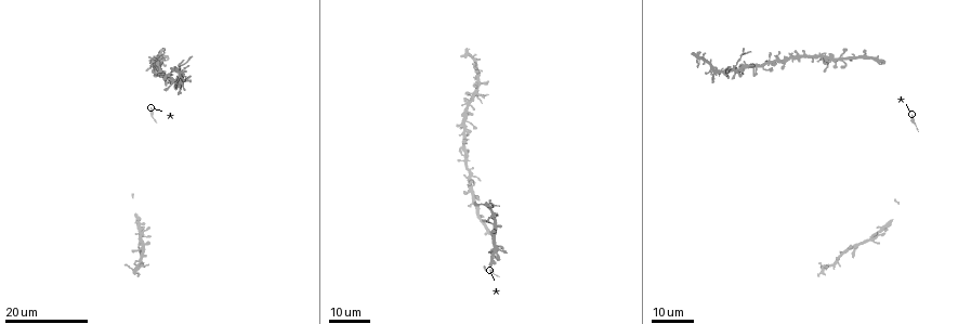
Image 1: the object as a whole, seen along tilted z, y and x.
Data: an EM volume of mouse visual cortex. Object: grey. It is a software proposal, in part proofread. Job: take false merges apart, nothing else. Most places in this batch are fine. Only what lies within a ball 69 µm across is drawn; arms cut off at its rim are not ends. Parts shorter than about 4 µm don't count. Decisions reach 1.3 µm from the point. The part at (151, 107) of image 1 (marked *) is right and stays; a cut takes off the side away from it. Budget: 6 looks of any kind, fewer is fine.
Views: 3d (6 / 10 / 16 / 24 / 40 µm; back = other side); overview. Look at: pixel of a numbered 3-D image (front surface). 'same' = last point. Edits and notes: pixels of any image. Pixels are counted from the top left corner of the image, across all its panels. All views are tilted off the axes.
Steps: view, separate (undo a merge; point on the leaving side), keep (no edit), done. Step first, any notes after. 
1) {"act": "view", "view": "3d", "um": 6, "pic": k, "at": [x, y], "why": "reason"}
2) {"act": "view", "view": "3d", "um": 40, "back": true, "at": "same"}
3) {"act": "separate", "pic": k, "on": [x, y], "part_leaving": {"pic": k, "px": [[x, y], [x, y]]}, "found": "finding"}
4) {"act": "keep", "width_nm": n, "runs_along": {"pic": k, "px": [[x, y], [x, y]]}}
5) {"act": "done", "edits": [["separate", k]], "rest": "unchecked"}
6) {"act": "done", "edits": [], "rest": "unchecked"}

{"act": "view", "view": "3d", "um": 24, "pic": 1, "at": [828, 58], "why": "small branch off a trunk"}

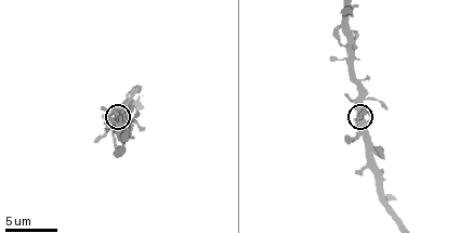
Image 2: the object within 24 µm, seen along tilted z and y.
{"act": "view", "view": "3d", "um": 10, "at": "same", "why": "closer look"}

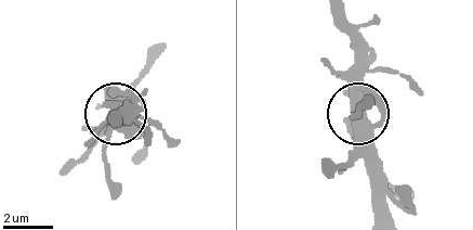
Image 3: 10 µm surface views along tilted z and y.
{"act": "view", "view": "3d", "um": 6, "at": "same", "why": "closer look"}

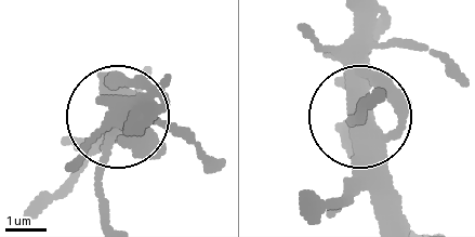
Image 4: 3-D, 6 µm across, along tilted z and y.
{"act": "keep", "width_nm": 380, "found": "continuous, no second neuron"}

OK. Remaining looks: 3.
{"act": "view", "view": "3d", "um": 24, "pic": 1, "at": [716, 74], "why": "small branch off a trunk"}

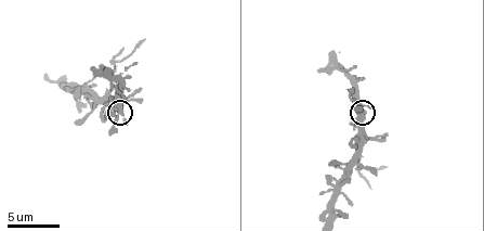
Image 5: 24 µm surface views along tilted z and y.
{"act": "view", "view": "3d", "um": 6, "pic": 5, "at": [120, 112]}

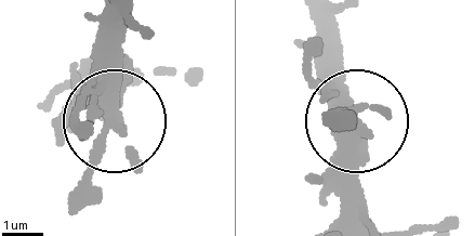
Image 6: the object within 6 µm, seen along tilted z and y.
{"act": "keep", "width_nm": 350, "found": "continuous, no second neuron"}

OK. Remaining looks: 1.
{"act": "done", "edits": [], "rest": "unchecked"}

